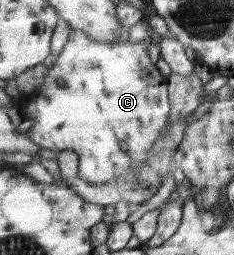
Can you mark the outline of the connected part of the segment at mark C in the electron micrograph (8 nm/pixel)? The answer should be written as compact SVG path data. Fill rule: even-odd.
M74 29L43 83L32 95L23 99L23 116L31 117L34 122L29 136L44 149L76 151L80 155L80 178L84 182L100 186L114 177L128 173L132 165L144 164L156 141L169 127L172 110L169 80L154 66L149 45L149 40L137 43L99 42L84 30ZM59 81L65 85L61 87Z

